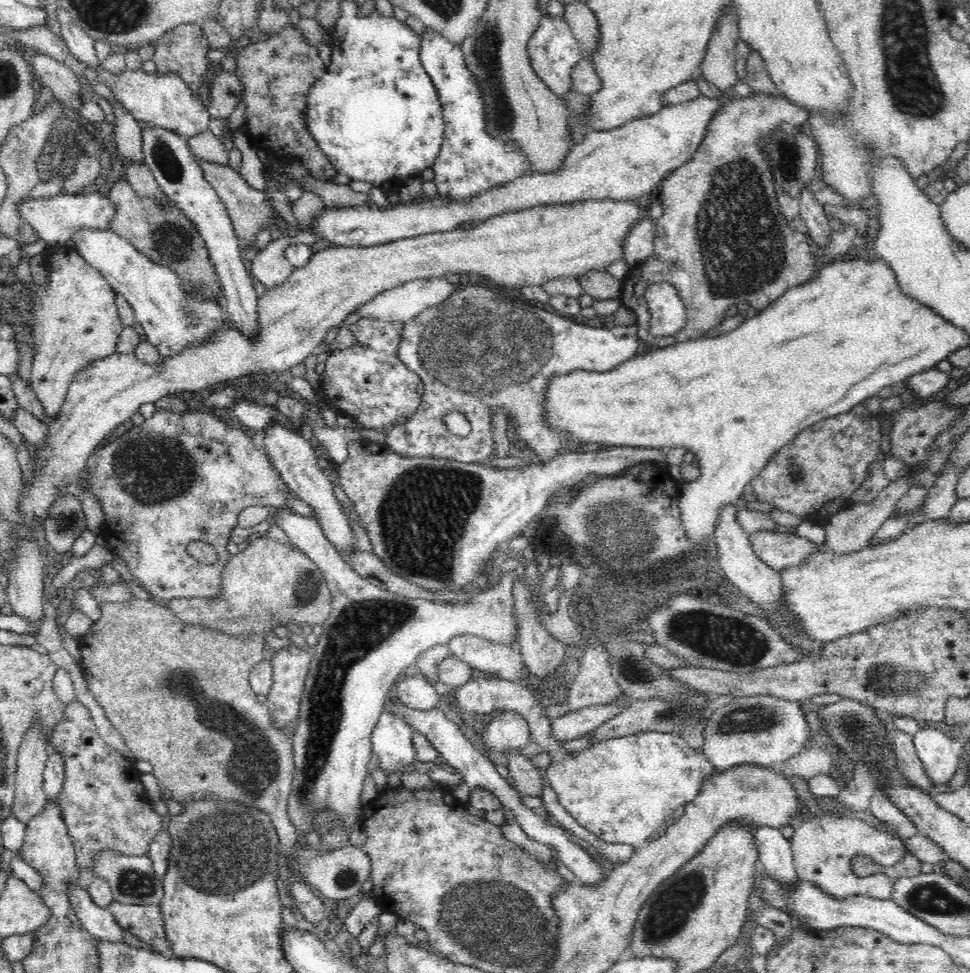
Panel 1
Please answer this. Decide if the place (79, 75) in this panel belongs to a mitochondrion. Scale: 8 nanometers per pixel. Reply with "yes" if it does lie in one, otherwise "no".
no

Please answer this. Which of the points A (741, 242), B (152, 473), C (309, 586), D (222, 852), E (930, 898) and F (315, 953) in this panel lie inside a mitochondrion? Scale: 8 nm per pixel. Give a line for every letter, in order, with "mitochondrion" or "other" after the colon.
A: mitochondrion
B: mitochondrion
C: mitochondrion
D: mitochondrion
E: mitochondrion
F: other

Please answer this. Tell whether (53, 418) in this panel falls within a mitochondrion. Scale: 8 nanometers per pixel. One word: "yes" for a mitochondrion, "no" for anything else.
no

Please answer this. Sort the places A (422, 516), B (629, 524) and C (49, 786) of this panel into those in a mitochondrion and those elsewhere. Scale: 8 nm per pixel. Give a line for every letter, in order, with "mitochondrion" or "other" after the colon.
A: mitochondrion
B: mitochondrion
C: other

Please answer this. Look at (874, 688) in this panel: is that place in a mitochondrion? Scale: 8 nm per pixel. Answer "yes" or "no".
yes

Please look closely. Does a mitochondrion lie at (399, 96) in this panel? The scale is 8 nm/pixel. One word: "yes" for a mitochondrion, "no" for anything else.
no

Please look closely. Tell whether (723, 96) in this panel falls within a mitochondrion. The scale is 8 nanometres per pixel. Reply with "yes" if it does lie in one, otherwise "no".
no

